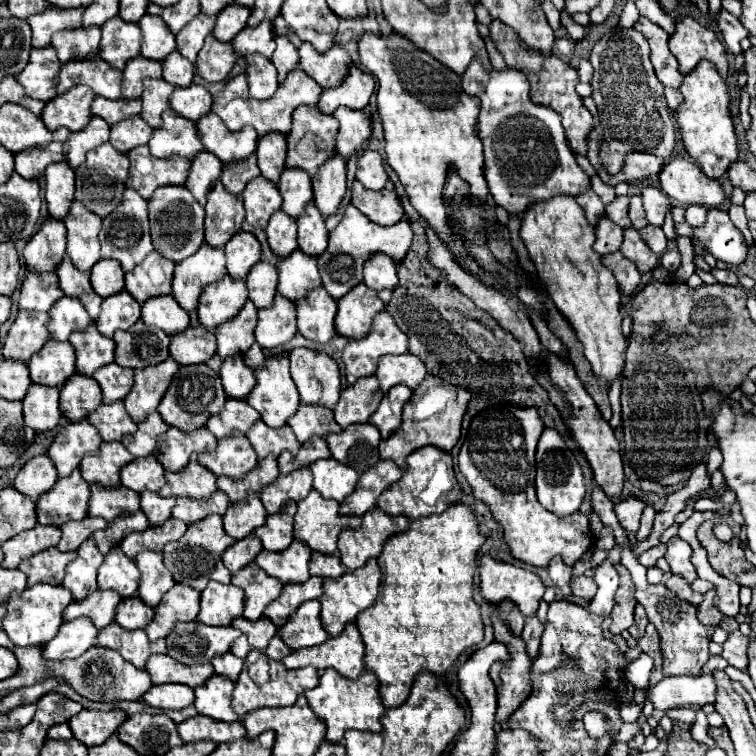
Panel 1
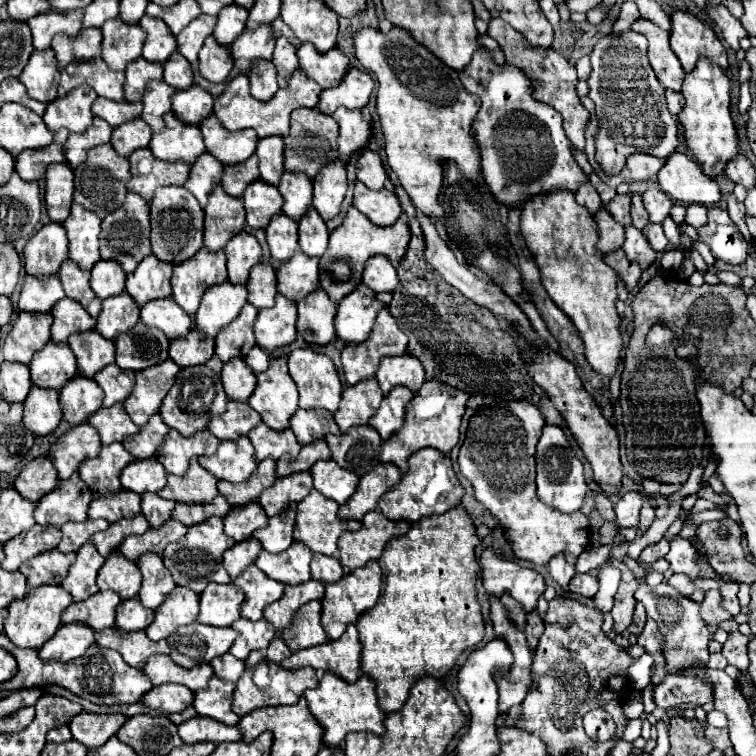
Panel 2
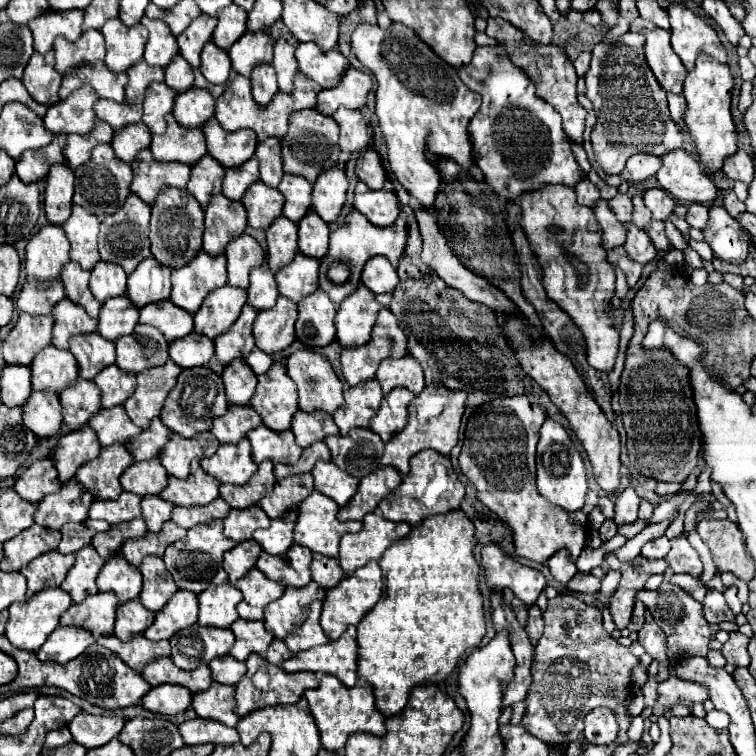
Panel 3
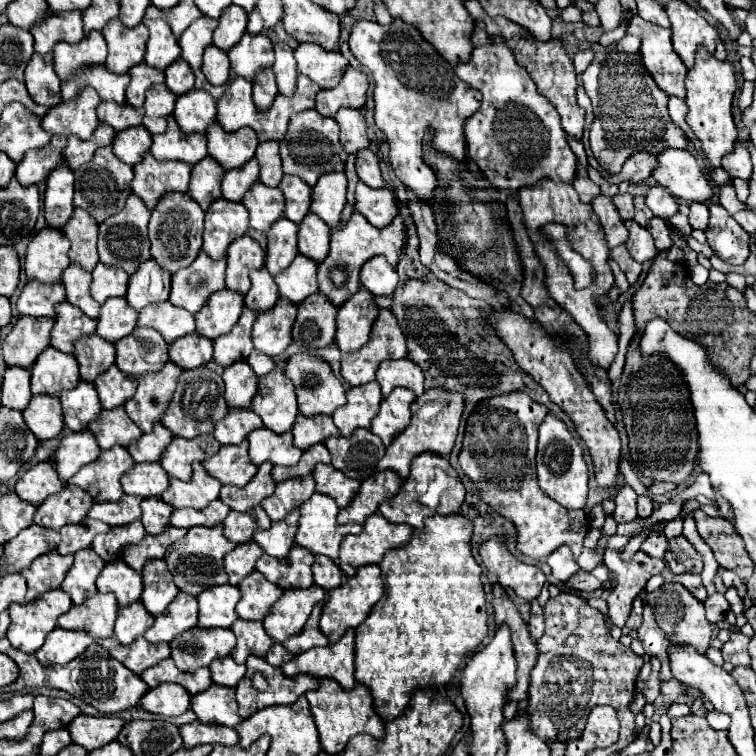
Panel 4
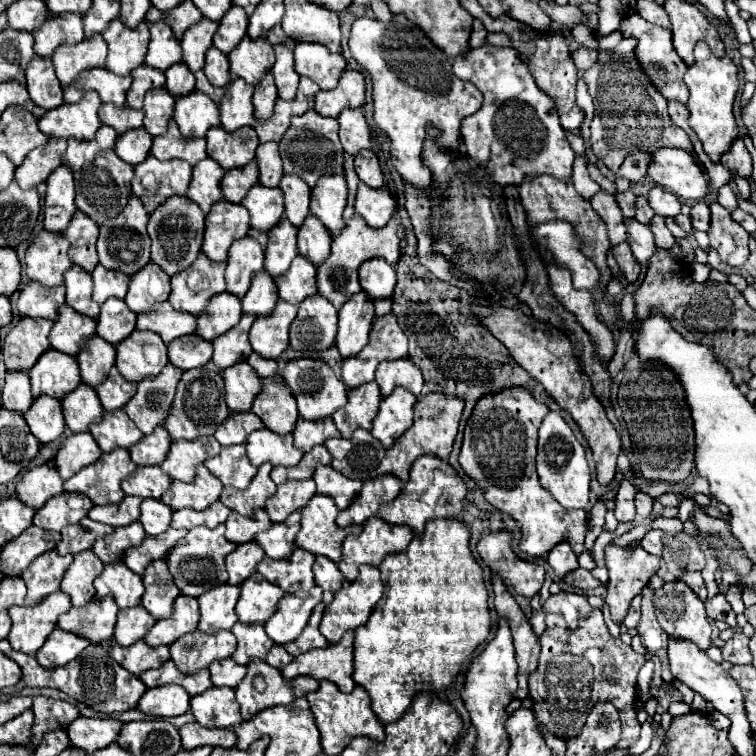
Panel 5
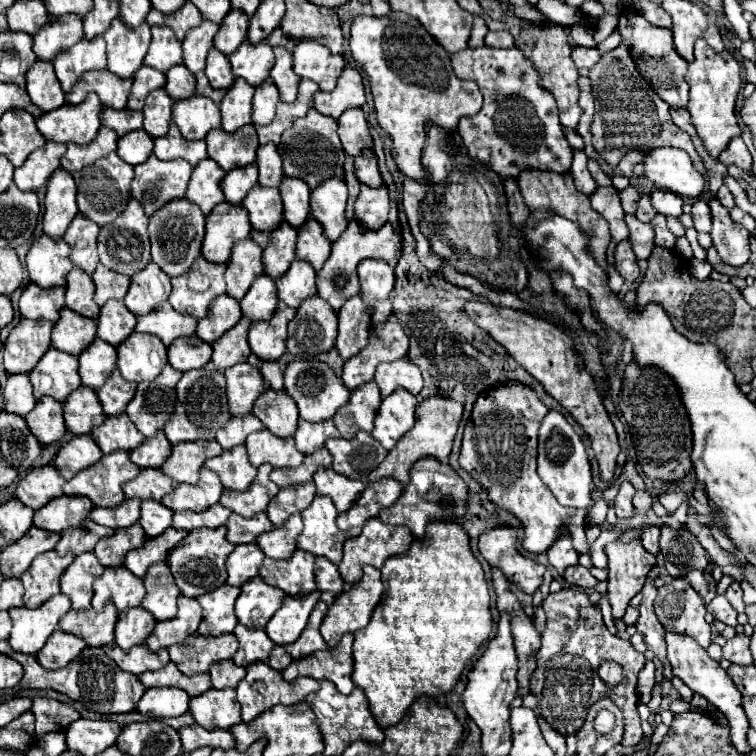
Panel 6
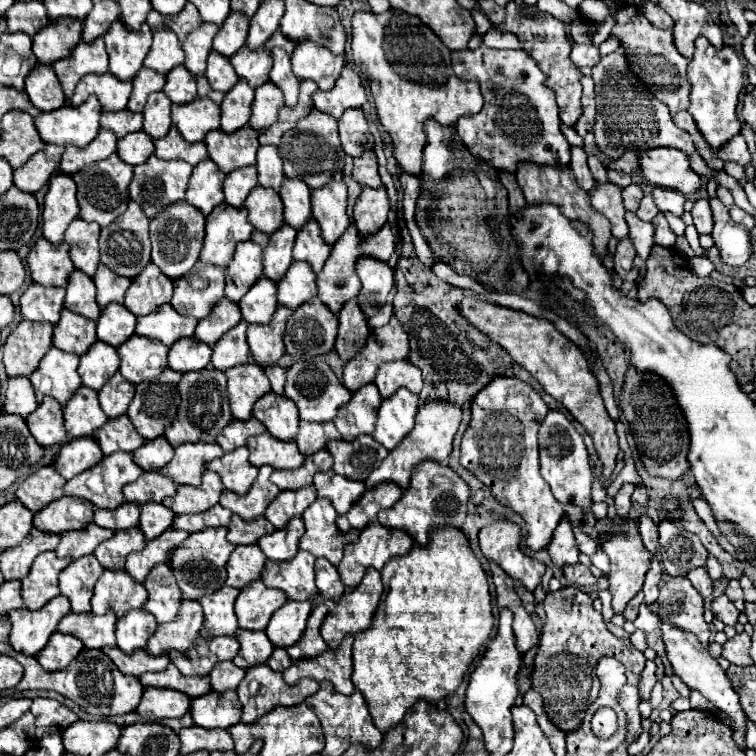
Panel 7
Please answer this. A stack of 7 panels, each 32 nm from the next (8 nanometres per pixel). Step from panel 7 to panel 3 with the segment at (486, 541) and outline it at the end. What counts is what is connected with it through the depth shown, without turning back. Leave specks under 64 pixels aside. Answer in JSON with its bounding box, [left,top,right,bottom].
[482,544,546,608]

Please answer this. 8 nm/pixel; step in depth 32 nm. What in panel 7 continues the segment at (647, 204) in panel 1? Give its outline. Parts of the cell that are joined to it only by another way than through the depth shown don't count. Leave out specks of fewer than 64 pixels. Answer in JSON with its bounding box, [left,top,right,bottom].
[652,188,686,216]

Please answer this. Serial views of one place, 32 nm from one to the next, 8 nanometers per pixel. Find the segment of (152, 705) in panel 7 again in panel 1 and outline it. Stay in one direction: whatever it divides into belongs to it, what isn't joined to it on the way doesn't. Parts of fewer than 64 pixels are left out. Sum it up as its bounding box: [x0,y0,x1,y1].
[142,684,194,710]

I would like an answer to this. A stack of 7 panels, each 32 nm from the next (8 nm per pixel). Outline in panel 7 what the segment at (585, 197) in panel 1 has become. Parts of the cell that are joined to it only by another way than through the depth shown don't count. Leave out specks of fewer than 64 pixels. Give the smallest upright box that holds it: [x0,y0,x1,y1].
[570,146,596,192]

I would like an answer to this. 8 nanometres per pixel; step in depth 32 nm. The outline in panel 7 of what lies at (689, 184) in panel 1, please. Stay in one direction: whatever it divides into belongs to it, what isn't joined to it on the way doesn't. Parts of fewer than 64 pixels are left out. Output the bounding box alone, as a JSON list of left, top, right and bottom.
[640,148,702,194]

